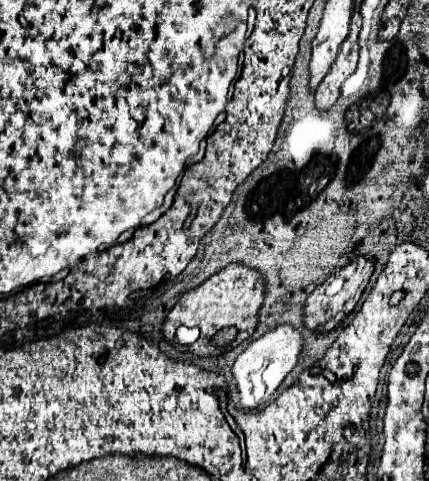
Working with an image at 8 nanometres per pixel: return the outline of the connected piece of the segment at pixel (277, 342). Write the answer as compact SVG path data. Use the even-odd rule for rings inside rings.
M280 324L272 330L268 330L264 336L260 336L258 340L254 340L234 362L232 372L240 390L240 400L244 408L256 408L258 400L254 398L254 384L252 384L252 376L262 372L262 382L266 384L266 398L270 398L276 388L284 382L284 378L294 370L294 366L298 364L298 356L304 348L304 340L302 334L292 326L292 324Z

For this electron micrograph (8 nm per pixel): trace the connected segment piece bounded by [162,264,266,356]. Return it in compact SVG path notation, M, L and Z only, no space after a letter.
M228 264L226 268L222 268L220 272L210 276L198 288L186 292L176 302L176 306L170 310L170 314L162 326L164 336L168 342L172 342L174 330L178 326L198 326L200 338L194 344L190 344L190 352L196 356L218 354L220 348L210 344L212 336L226 326L234 326L234 328L238 328L238 340L240 338L244 340L244 334L246 334L246 338L250 338L258 326L258 314L260 314L264 296L266 296L266 280L260 276L258 270L244 266L244 264Z

